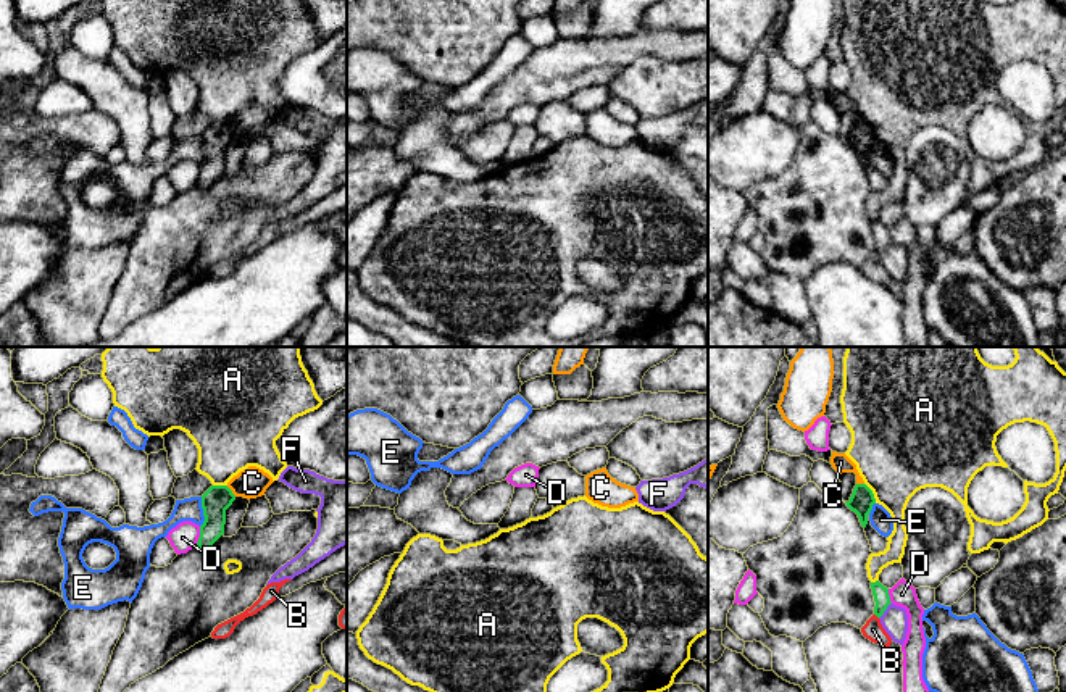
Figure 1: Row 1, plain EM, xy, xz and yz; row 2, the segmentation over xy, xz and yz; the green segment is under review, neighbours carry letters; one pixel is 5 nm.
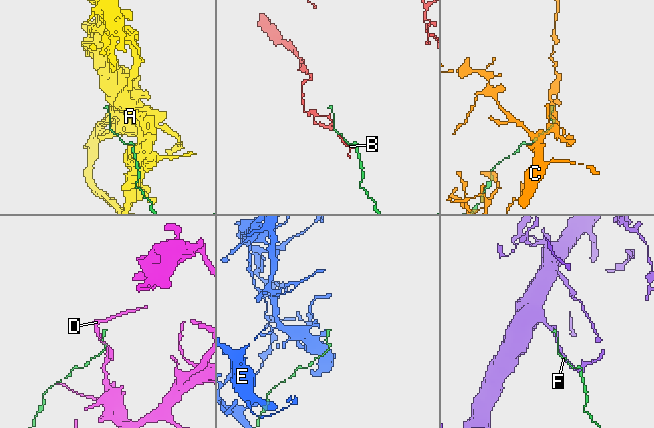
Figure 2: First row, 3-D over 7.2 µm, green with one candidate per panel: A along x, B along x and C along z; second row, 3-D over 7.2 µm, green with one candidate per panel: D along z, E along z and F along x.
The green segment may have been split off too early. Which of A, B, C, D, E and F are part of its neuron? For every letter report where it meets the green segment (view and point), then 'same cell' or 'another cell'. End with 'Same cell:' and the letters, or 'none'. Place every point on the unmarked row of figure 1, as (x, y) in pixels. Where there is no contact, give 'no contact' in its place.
A: contact yz (871, 131); another cell
B: contact yz (876, 254); another cell
C: contact xy (231, 129); another cell
D: contact xy (200, 175); another cell
E: contact xy (204, 150); another cell
F: contact yz (886, 247); another cell
Same cell: none

